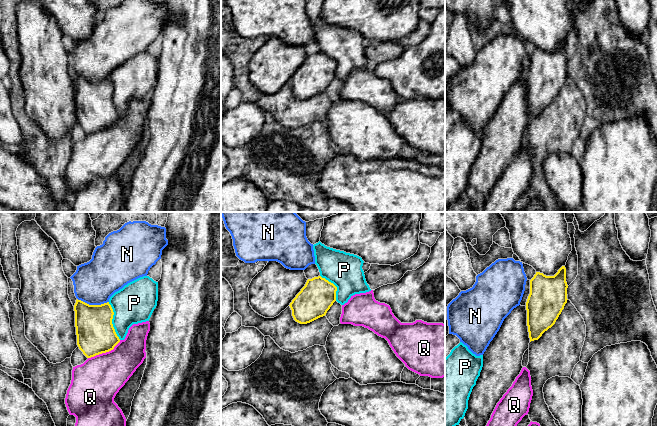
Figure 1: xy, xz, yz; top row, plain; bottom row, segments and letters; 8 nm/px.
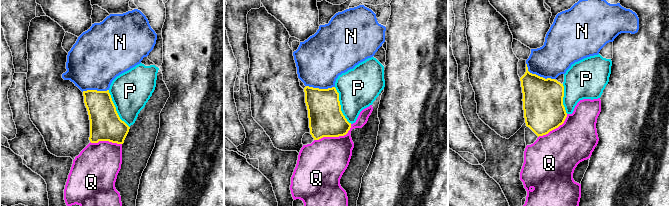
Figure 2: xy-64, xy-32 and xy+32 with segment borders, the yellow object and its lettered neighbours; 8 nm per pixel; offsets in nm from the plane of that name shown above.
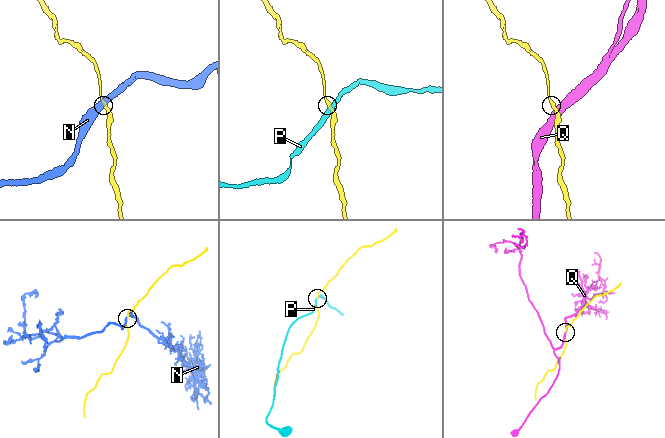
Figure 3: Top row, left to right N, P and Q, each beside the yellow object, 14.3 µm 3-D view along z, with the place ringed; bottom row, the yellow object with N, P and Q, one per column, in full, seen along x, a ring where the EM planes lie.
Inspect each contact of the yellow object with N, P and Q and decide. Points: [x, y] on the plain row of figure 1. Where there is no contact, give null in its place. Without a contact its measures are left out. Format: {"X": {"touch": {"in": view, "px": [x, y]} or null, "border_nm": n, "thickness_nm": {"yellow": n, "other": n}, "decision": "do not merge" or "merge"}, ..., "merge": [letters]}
{"N": {"touch": {"in": "xy", "px": [93, 81]}, "border_nm": 260, "thickness_nm": {"yellow": 300, "other": 340}, "decision": "do not merge"}, "P": {"touch": {"in": "xy", "px": [111, 97]}, "border_nm": 320, "thickness_nm": {"yellow": 300, "other": 320}, "decision": "do not merge"}, "Q": {"touch": {"in": "xy", "px": [104, 128]}, "border_nm": 300, "thickness_nm": {"yellow": 300, "other": 380}, "decision": "do not merge"}, "merge": []}

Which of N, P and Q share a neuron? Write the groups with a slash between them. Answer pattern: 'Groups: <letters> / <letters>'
Groups: N P / Q

